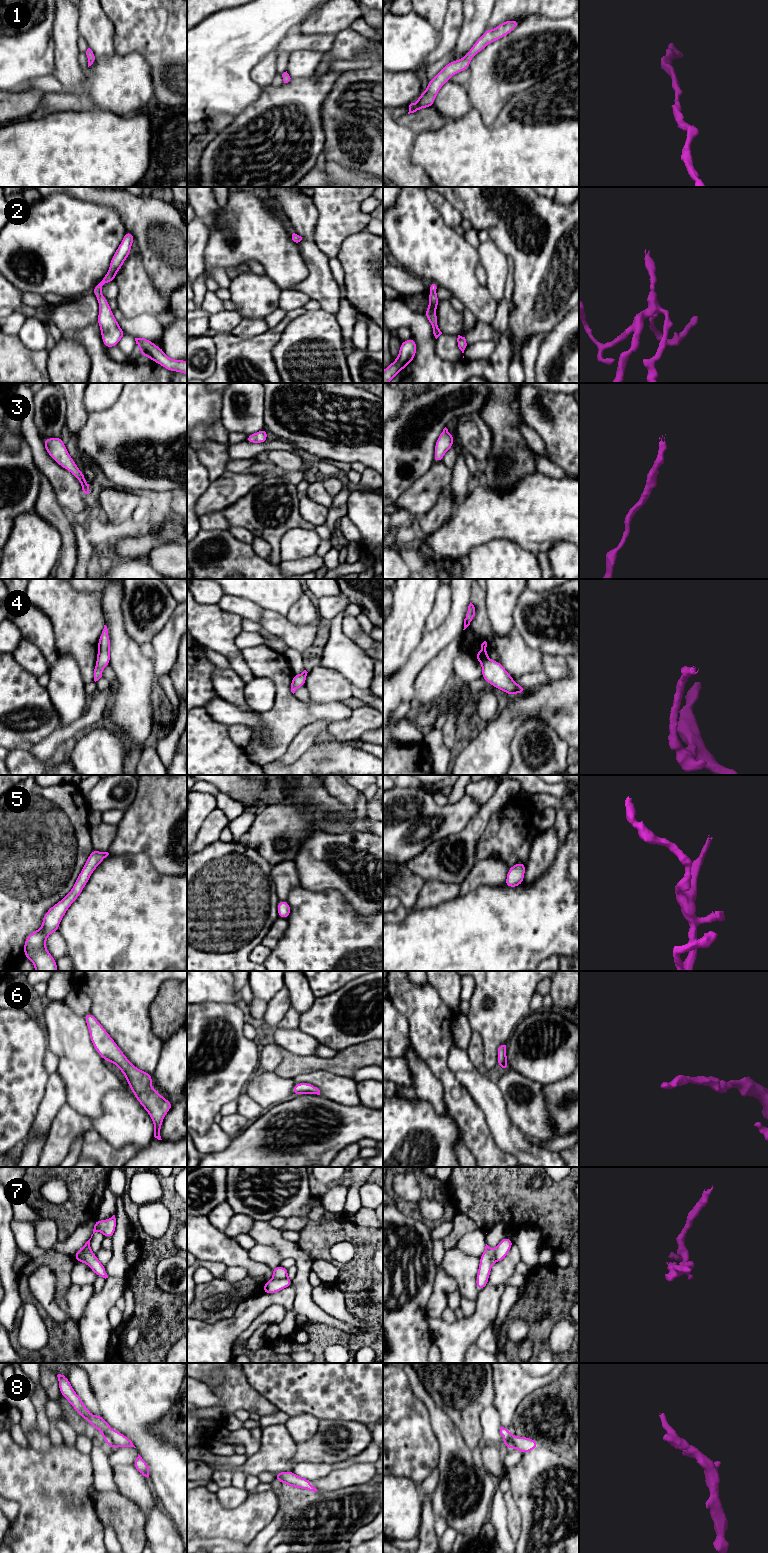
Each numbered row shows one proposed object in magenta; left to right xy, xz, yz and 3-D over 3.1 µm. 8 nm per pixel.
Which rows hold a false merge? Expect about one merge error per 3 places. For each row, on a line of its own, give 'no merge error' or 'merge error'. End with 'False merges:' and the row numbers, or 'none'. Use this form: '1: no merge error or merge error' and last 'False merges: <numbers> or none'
1: no merge error
2: no merge error
3: no merge error
4: no merge error
5: no merge error
6: no merge error
7: merge error
8: no merge error
False merges: 7

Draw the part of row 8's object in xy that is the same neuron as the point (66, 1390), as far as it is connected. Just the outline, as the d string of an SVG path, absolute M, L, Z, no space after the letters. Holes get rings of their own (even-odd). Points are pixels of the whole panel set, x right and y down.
M58 1374L59 1390L63 1397L73 1406L78 1414L87 1420L91 1426L99 1430L103 1435L103 1441L108 1443L111 1448L134 1447L132 1441L121 1432L113 1430L107 1421L100 1415L93 1416L87 1409L81 1398L74 1391L69 1379L64 1375Z

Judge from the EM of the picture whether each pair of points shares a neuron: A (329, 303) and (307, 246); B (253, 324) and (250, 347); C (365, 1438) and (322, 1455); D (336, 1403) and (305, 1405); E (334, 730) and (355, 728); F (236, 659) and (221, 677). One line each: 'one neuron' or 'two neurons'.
A: one neuron
B: two neurons
C: one neuron
D: one neuron
E: one neuron
F: two neurons

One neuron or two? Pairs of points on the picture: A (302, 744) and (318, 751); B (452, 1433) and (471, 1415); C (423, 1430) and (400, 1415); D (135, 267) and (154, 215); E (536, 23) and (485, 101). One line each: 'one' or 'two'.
A: two
B: two
C: one
D: two
E: one

